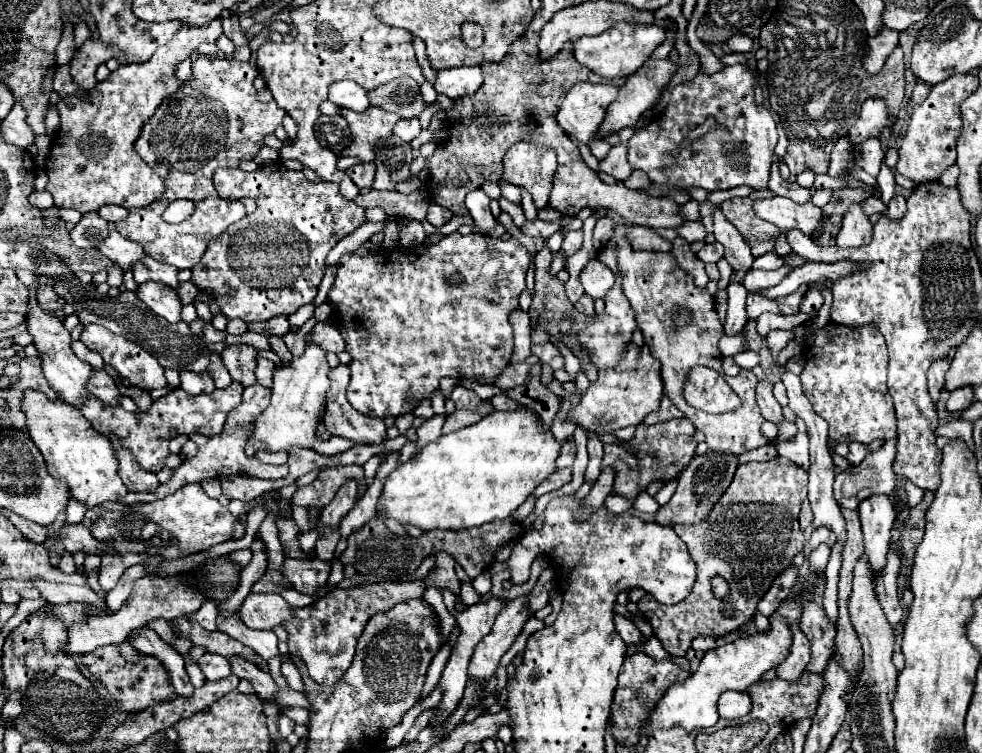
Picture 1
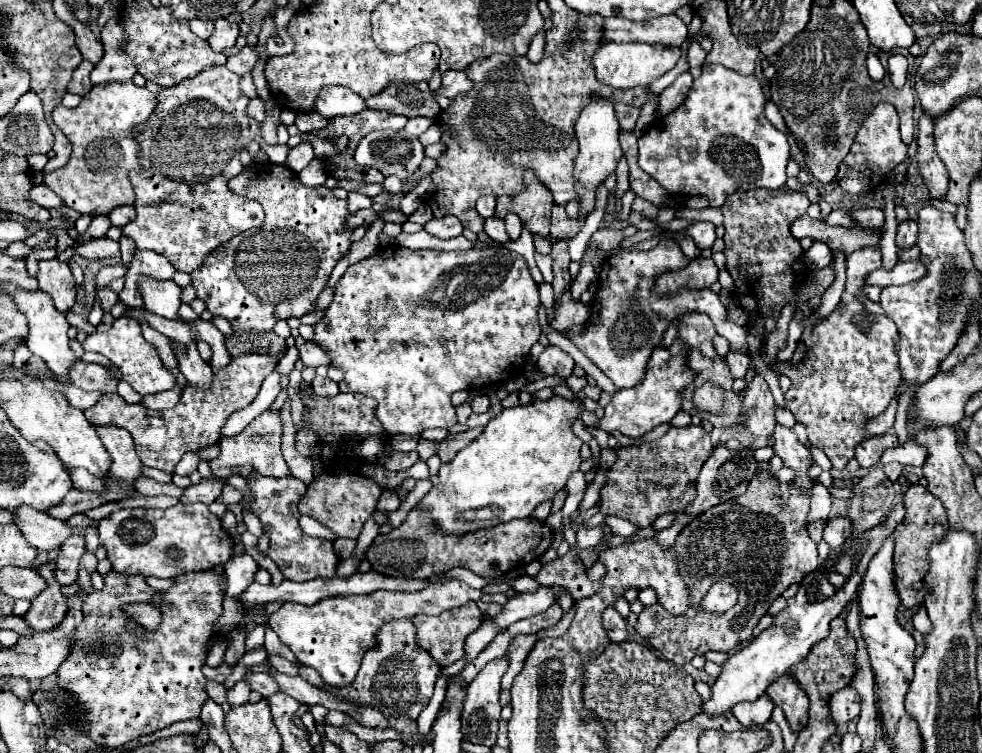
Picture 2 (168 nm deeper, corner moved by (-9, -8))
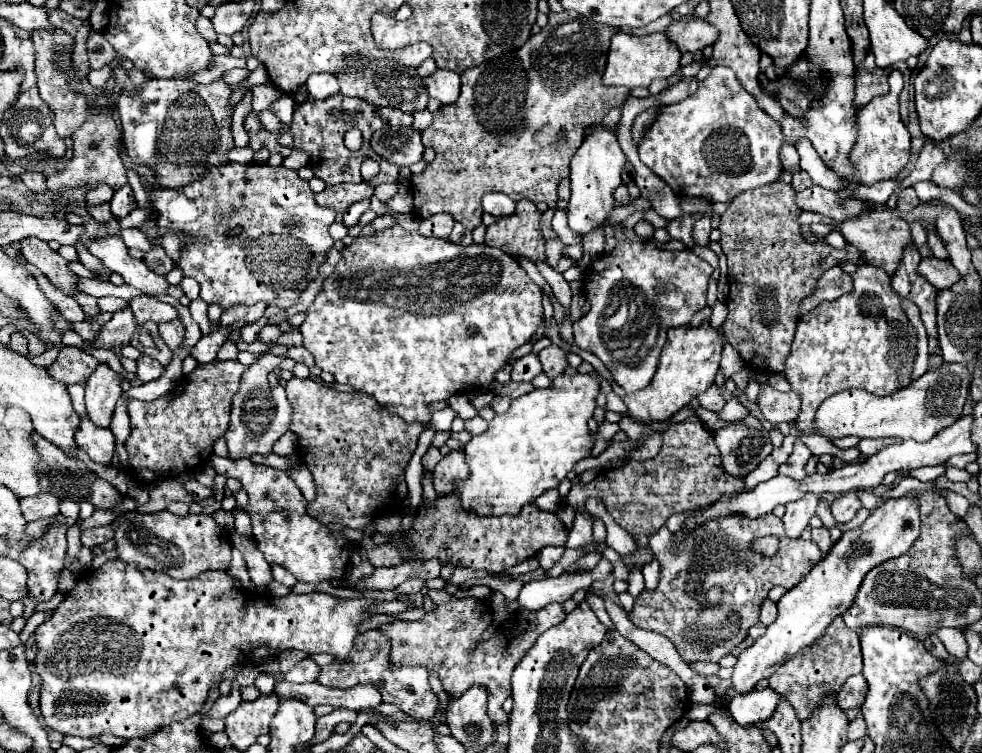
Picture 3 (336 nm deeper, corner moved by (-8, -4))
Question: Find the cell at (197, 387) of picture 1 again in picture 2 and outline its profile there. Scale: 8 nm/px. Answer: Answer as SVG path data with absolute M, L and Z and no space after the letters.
M196 342L184 344L184 352L174 352L178 360L178 370L186 376L188 382L200 388L208 388L212 382L212 370L206 360L200 358L196 350Z

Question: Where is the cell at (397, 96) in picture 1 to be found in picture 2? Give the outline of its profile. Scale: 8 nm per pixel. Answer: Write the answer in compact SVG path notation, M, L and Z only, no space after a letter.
M398 80L388 84L382 92L378 92L372 98L366 98L366 108L374 110L386 110L392 114L400 114L406 118L436 118L440 114L440 106L434 100L432 90L428 88L428 82L406 82Z

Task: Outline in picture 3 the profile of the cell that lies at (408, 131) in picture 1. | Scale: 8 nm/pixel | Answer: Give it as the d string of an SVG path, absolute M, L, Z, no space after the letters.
M429 110L413 112L413 124L411 124L411 128L415 128L415 130L425 130L425 128L431 126L431 122L433 122L433 114L431 114Z

